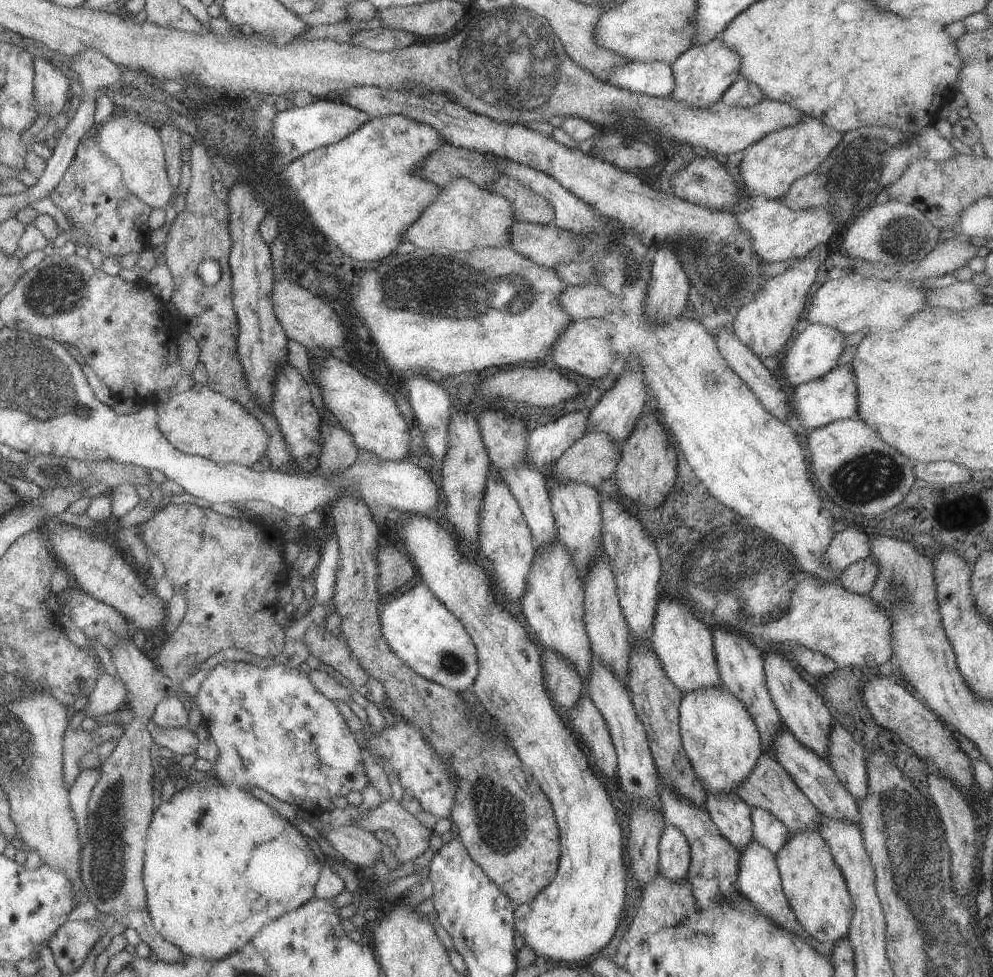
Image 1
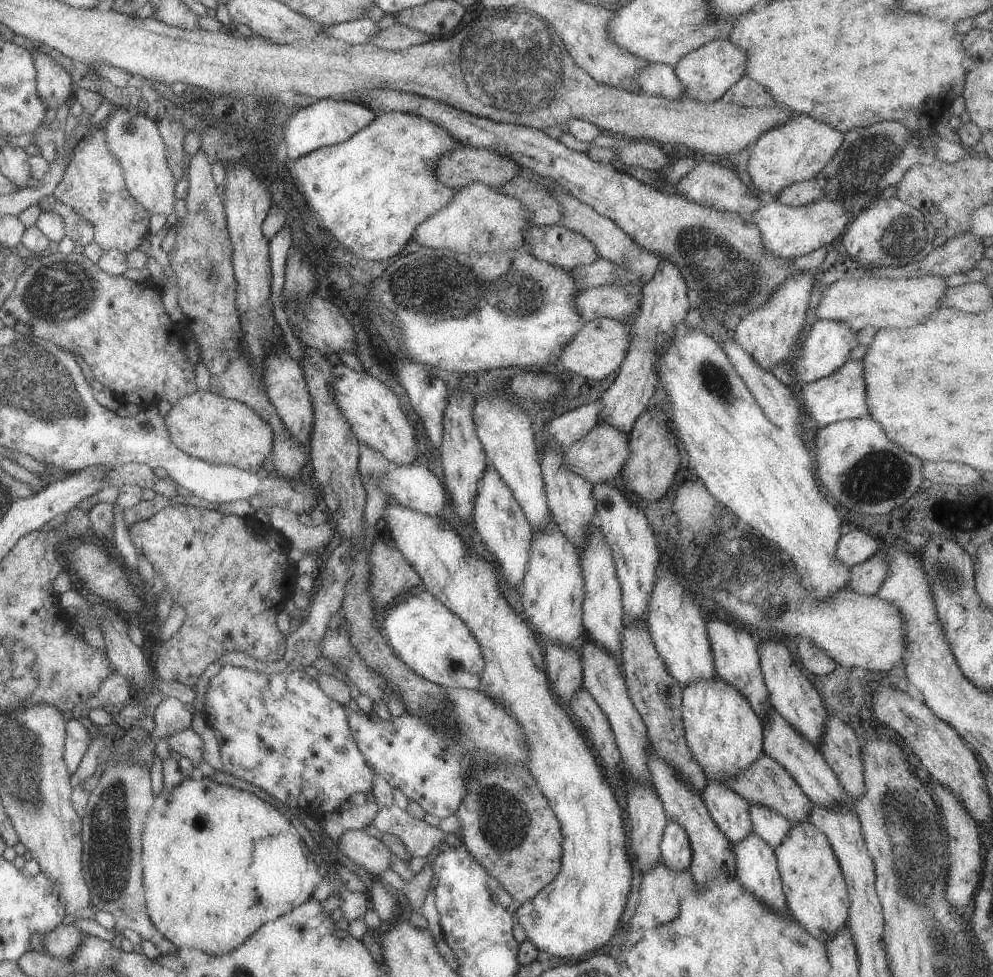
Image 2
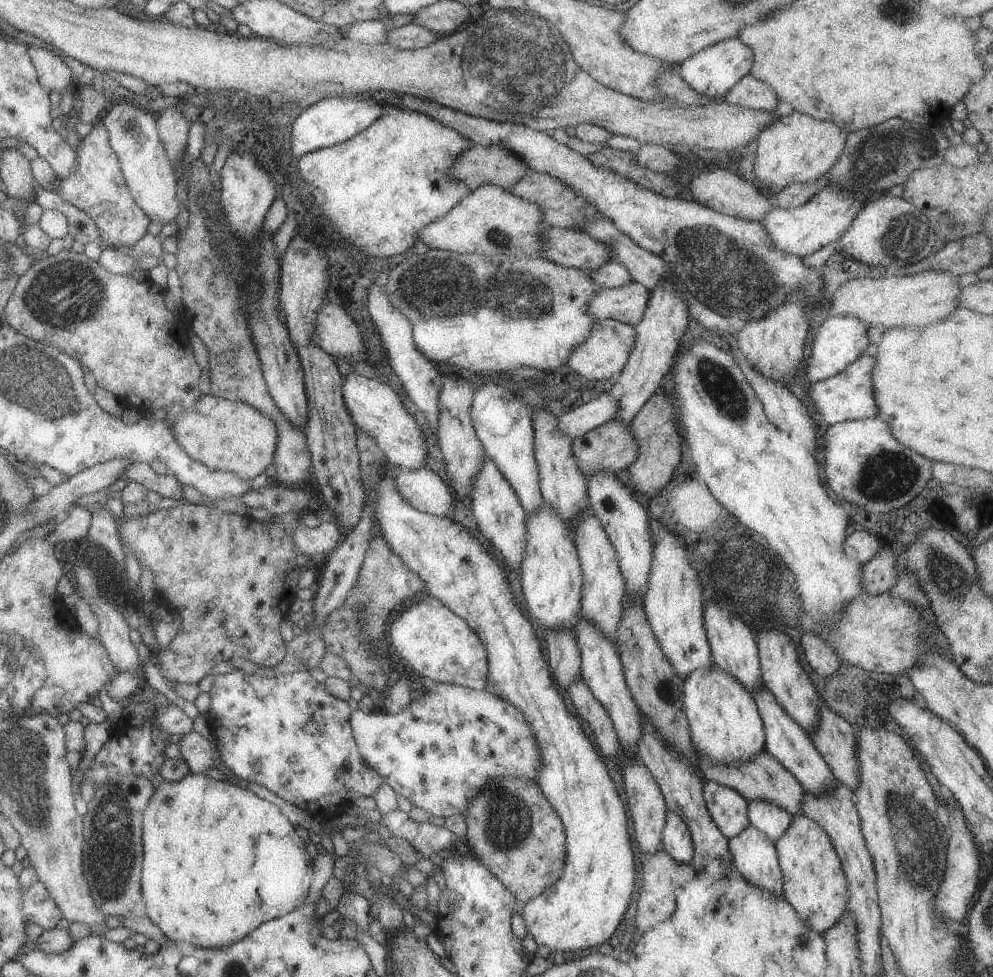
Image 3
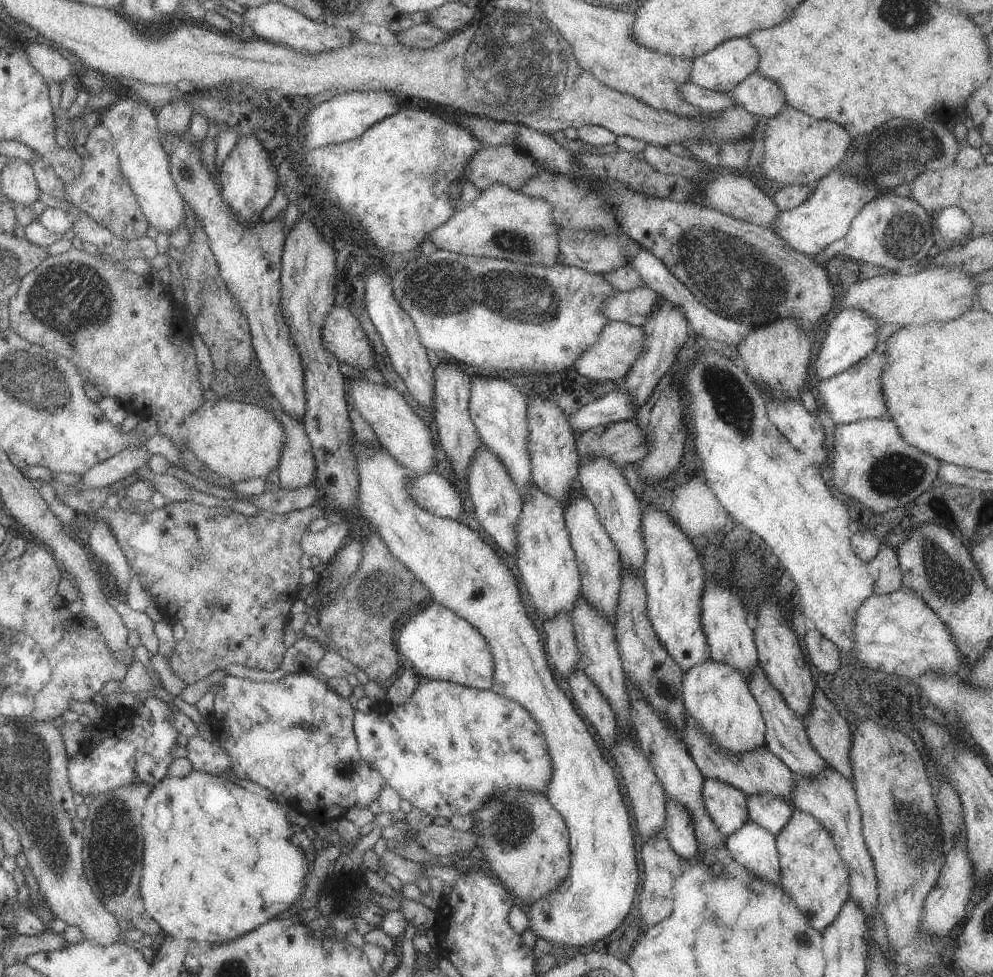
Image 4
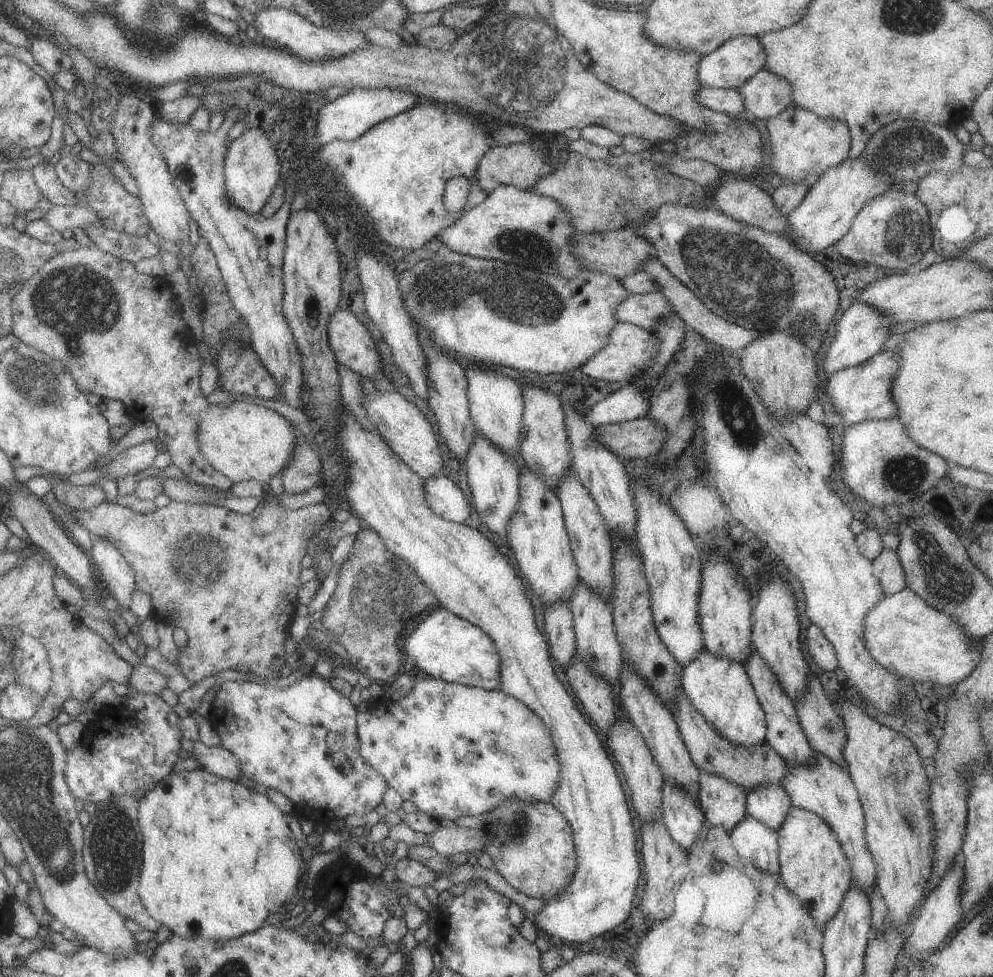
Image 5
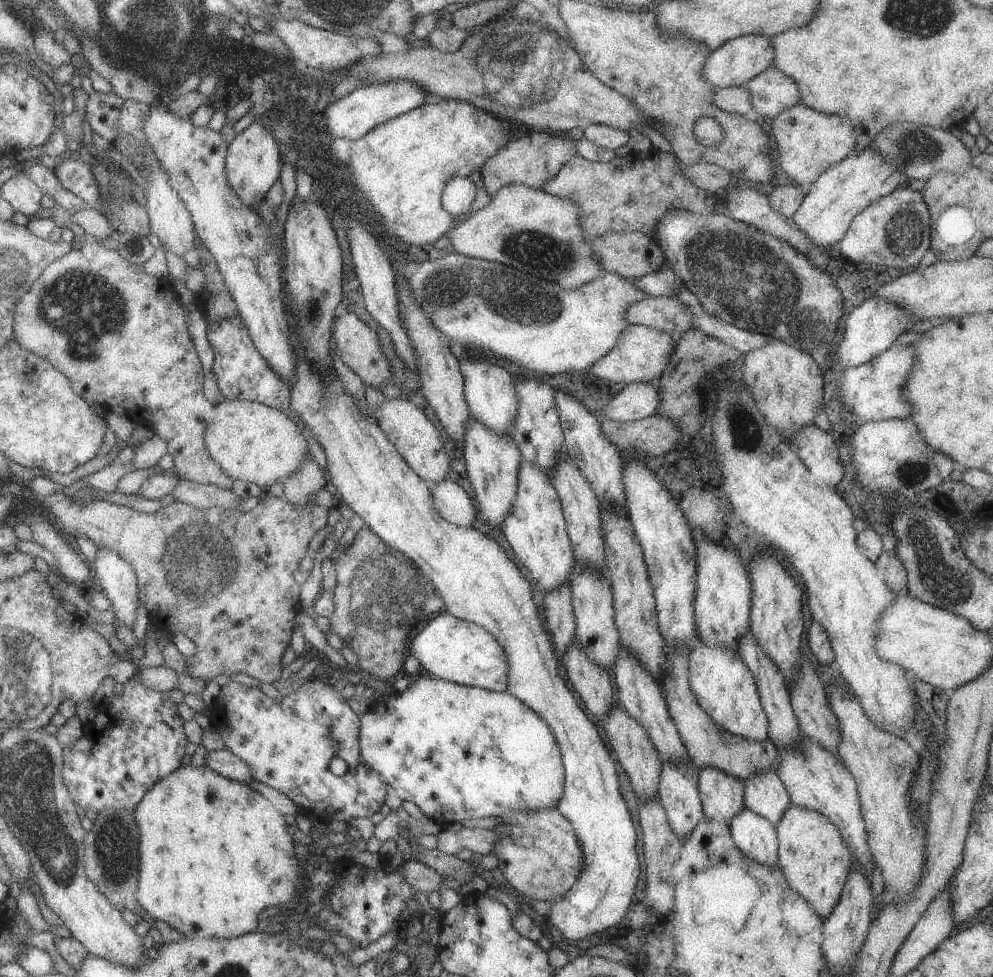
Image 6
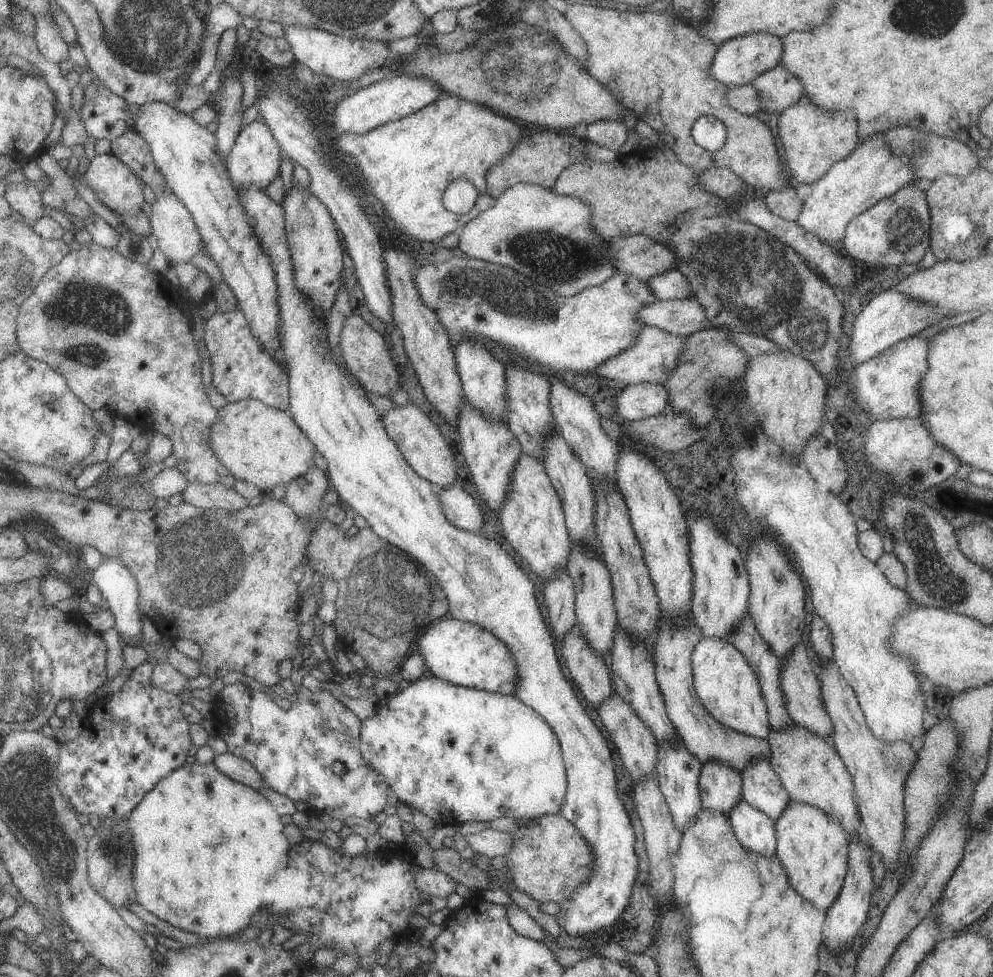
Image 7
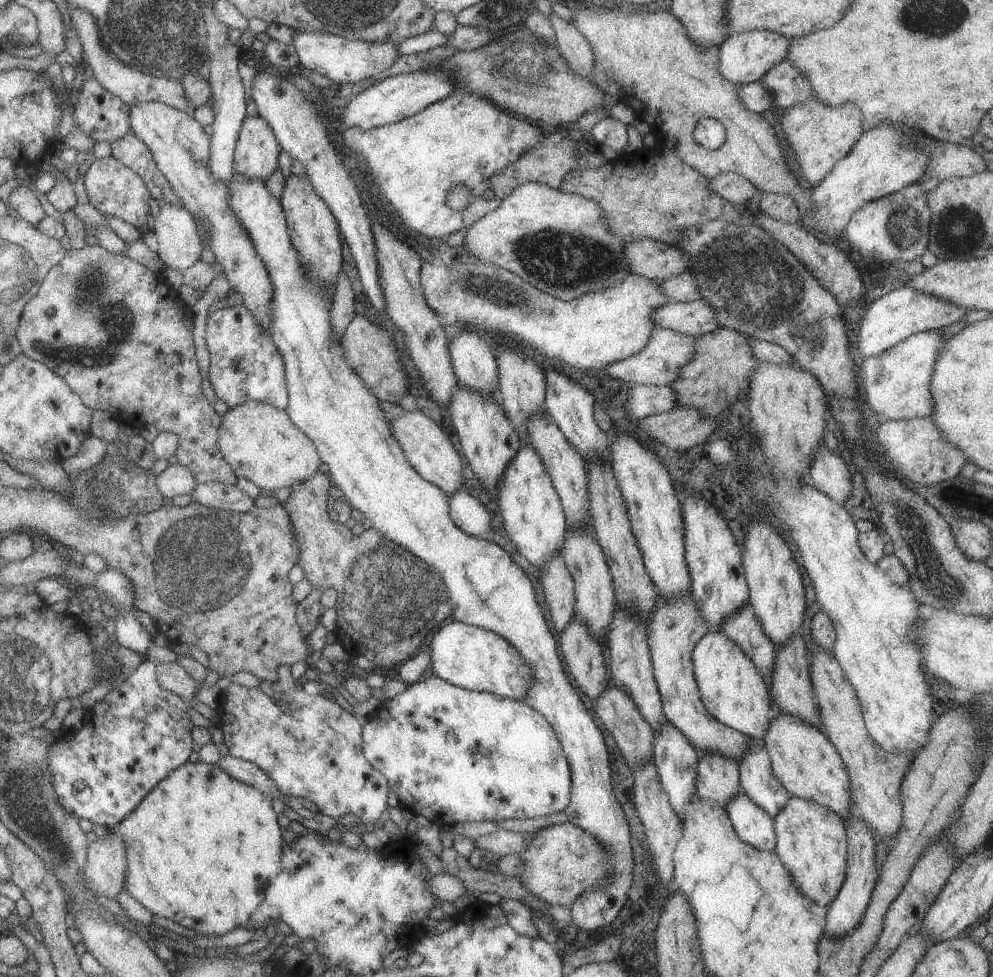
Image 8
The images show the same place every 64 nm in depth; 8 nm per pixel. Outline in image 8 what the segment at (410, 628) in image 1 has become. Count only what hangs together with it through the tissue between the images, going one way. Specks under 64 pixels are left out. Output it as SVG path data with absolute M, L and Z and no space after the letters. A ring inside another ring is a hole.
M451 618L431 631L425 644L431 651L432 673L449 684L518 701L529 690L531 669L501 635Z

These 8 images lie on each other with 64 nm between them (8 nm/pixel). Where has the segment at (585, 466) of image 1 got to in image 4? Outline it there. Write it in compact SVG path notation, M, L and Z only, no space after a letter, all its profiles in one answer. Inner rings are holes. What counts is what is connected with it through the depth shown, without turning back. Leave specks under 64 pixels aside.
M635 419L590 428L580 435L577 452L582 460L606 456L620 467L644 460L650 446Z

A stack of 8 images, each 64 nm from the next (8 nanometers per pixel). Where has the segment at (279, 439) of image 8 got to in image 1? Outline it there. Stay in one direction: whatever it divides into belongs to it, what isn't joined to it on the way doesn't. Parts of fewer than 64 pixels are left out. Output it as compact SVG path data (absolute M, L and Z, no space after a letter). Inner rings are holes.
M196 383L188 391L170 395L166 404L159 402L156 408L159 417L157 428L180 453L197 455L214 463L233 463L246 467L251 467L265 456L269 437L262 424L241 405L208 386Z

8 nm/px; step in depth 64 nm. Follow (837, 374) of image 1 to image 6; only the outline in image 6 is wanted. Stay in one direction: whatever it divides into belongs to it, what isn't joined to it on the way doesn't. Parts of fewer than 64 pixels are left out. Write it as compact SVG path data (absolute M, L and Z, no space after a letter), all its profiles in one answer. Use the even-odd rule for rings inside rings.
M894 344L860 366L845 368L842 378L838 380L838 394L842 396L844 408L848 408L856 416L854 424L895 418L907 419L912 416L912 406L906 401L902 390L912 370L914 358L916 356L912 344Z

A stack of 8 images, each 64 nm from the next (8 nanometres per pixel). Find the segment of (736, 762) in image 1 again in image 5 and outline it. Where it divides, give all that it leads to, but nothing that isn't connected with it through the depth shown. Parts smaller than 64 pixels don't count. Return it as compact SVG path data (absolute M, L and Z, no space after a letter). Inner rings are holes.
M704 648L690 664L683 667L682 686L692 706L706 718L706 722L714 726L718 734L724 734L730 742L740 746L756 746L766 741L765 712L744 663L718 658Z

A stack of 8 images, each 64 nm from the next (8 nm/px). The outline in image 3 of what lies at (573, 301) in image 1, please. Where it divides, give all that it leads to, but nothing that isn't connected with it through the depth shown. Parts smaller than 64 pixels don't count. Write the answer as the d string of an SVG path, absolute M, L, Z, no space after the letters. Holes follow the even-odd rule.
M632 282L620 288L606 288L598 290L590 304L588 312L598 319L616 319L621 323L636 326L644 318L648 308L650 292L639 282Z

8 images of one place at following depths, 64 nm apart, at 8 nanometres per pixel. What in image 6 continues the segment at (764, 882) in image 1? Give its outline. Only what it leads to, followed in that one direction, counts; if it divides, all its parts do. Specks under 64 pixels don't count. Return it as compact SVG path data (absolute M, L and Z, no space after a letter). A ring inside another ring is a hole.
M744 808L729 824L736 849L760 865L779 866L777 831L766 818Z

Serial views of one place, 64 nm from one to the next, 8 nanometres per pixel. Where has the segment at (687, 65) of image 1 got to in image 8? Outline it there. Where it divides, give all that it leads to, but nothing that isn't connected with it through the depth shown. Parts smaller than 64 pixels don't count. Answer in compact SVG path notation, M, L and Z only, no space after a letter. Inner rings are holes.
M747 31L731 35L719 48L718 73L736 86L756 83L787 58L790 39L769 31Z

